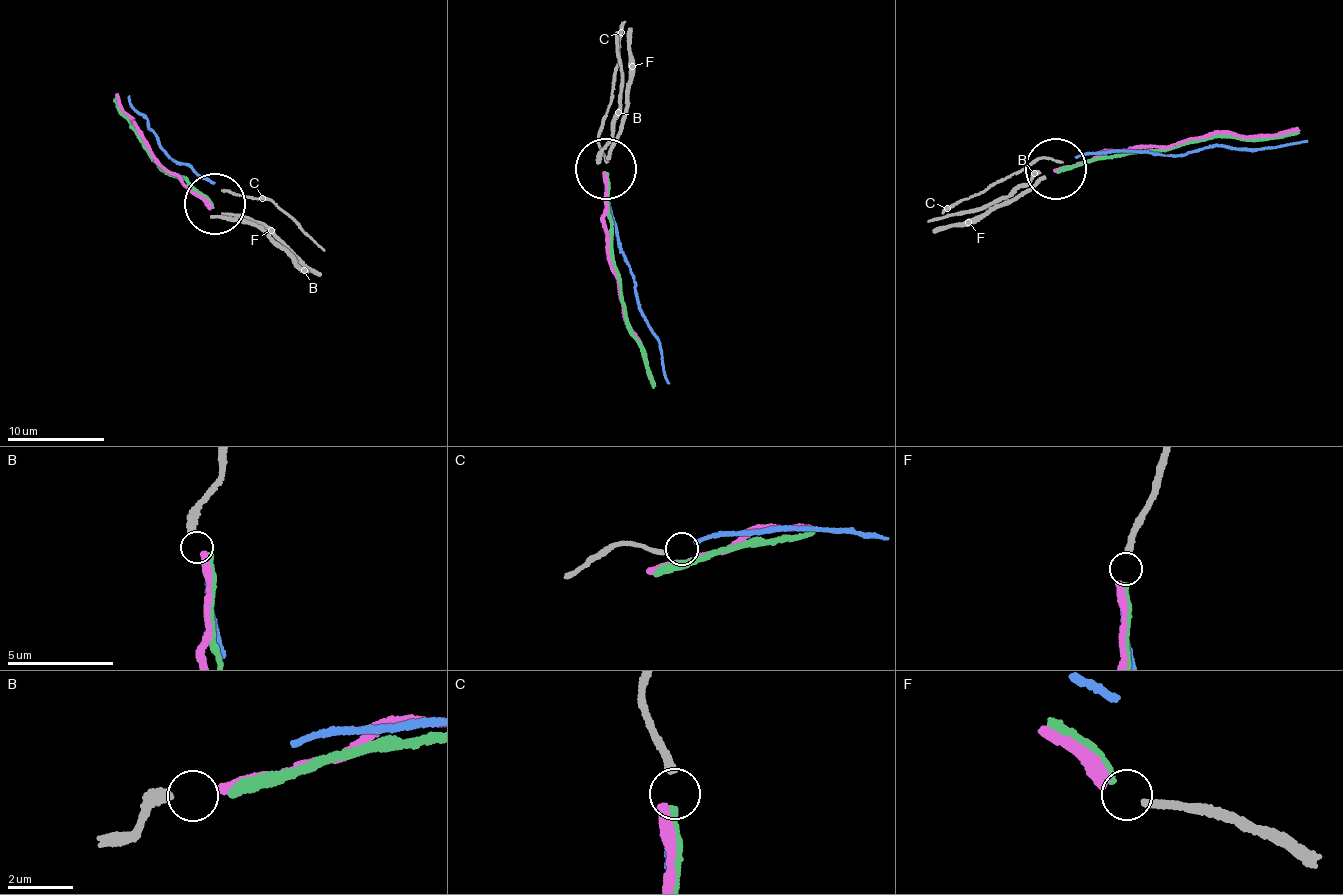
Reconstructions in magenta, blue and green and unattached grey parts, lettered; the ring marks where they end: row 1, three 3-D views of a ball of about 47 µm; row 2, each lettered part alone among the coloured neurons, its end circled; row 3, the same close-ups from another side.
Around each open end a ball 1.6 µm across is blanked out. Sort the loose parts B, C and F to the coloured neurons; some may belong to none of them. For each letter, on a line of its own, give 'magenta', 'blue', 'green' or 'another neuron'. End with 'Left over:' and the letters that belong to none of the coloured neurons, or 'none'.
B: another neuron
C: blue
F: green
Left over: B

